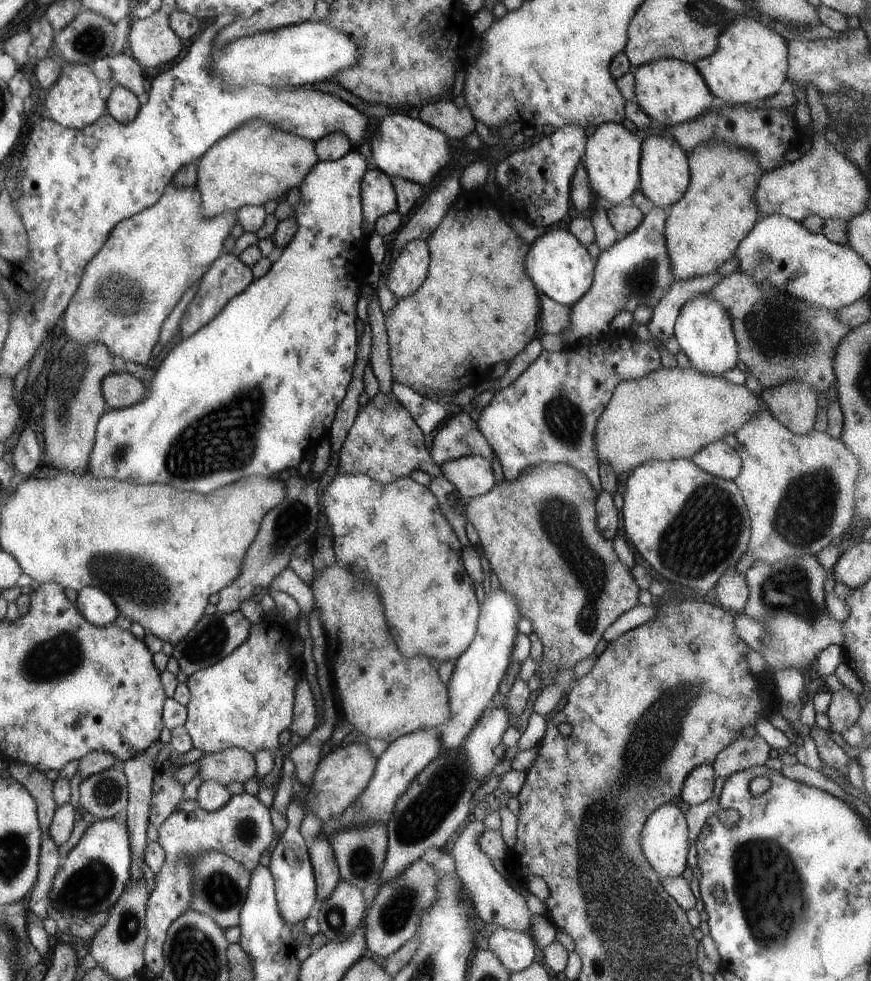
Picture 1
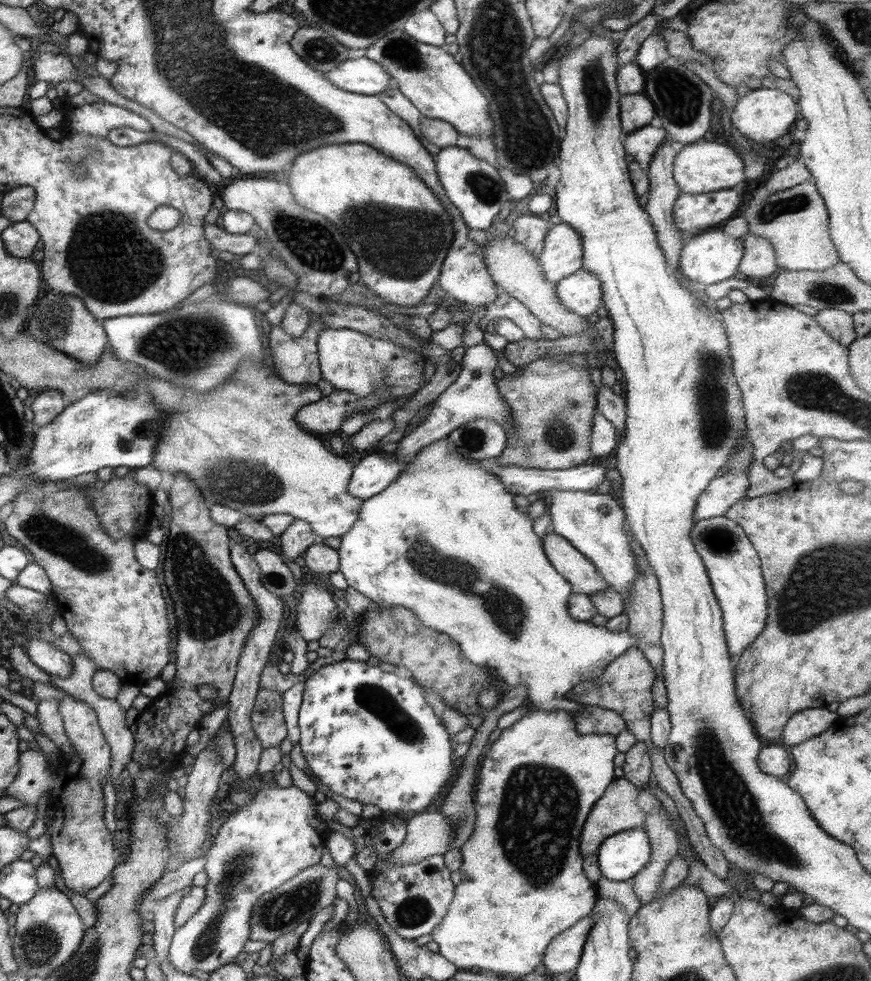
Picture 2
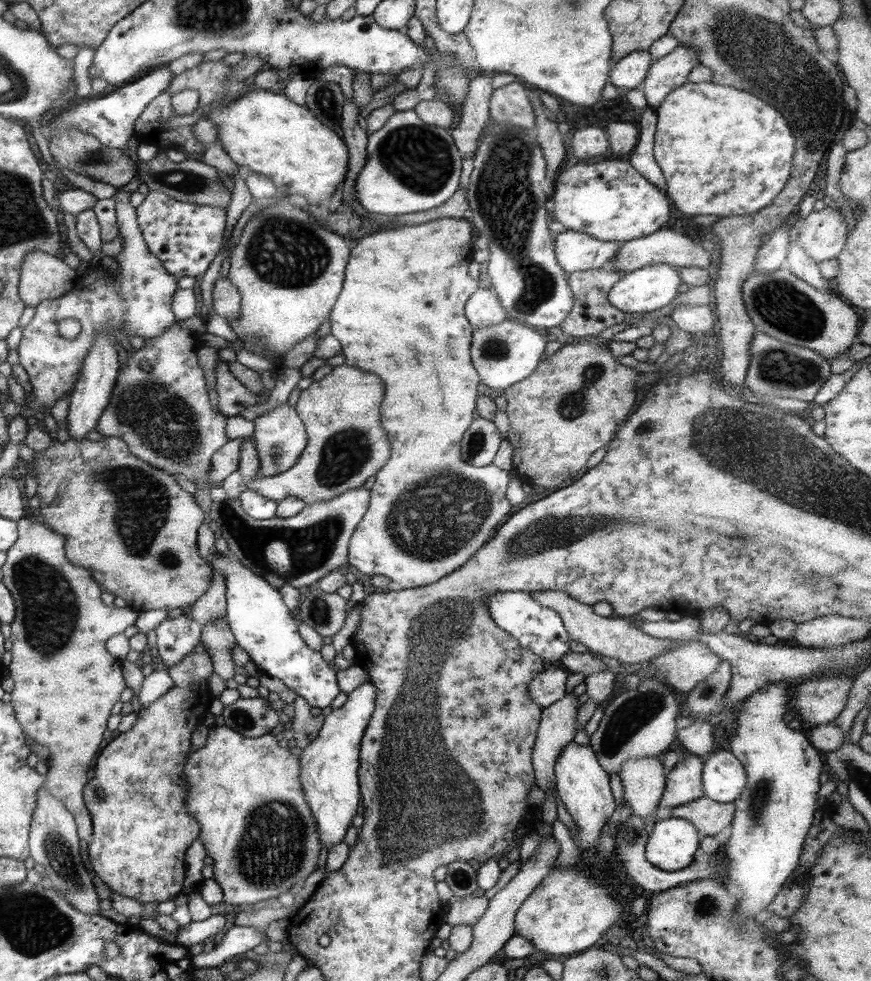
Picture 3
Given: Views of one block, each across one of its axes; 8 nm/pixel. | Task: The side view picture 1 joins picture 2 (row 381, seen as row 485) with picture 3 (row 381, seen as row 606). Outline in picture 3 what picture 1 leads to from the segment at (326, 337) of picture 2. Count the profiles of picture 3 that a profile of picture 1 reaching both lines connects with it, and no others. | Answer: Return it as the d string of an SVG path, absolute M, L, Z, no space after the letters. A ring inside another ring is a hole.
M441 218L432 222L418 225L397 227L389 232L377 232L359 238L350 246L349 262L344 268L343 284L332 305L328 319L330 333L341 345L341 353L345 357L347 366L355 367L365 372L377 374L385 384L385 396L380 406L380 421L387 440L391 442L391 458L389 462L374 474L375 481L370 489L370 499L363 518L355 527L347 548L347 563L361 574L370 577L379 576L389 578L403 589L415 589L421 586L438 582L439 578L459 569L471 556L491 538L491 532L498 528L497 524L505 522L505 514L511 510L511 504L505 498L506 488L510 481L509 473L494 465L487 468L478 468L463 462L460 458L460 440L467 427L472 423L473 410L476 408L478 374L473 368L470 359L470 342L473 330L463 316L465 300L478 289L478 280L469 277L467 265L472 260L470 222L464 219Z

